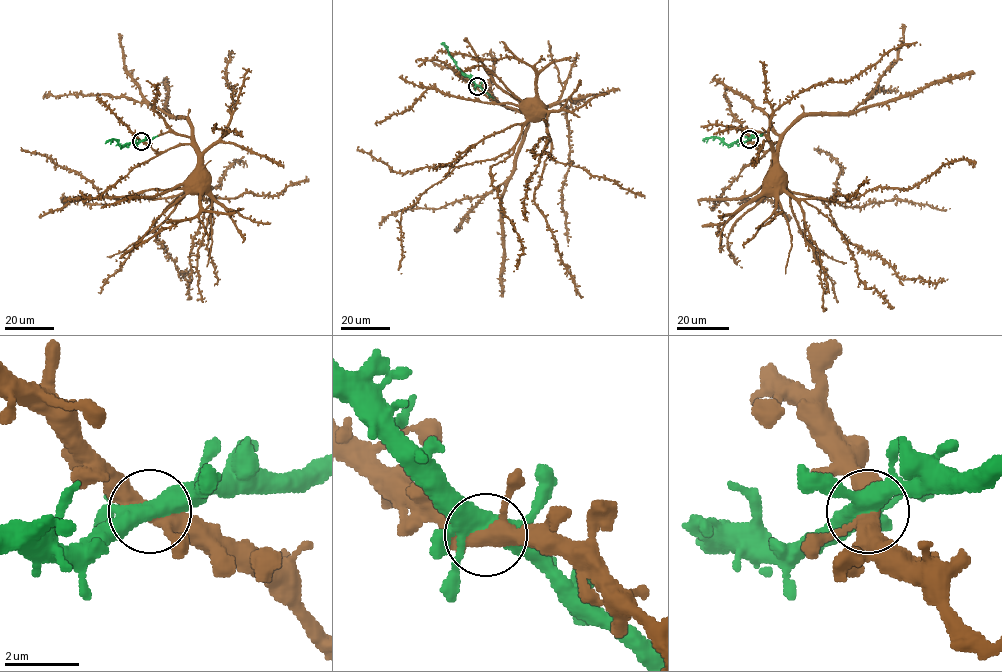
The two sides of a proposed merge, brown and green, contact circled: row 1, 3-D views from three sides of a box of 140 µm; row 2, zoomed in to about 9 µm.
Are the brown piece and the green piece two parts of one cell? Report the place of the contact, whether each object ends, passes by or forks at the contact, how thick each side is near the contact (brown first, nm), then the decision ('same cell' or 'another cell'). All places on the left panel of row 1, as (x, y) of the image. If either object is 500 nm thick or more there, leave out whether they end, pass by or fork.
place (141, 141); brown forks; green forks; calibres 380 and 440 nm; same cell

